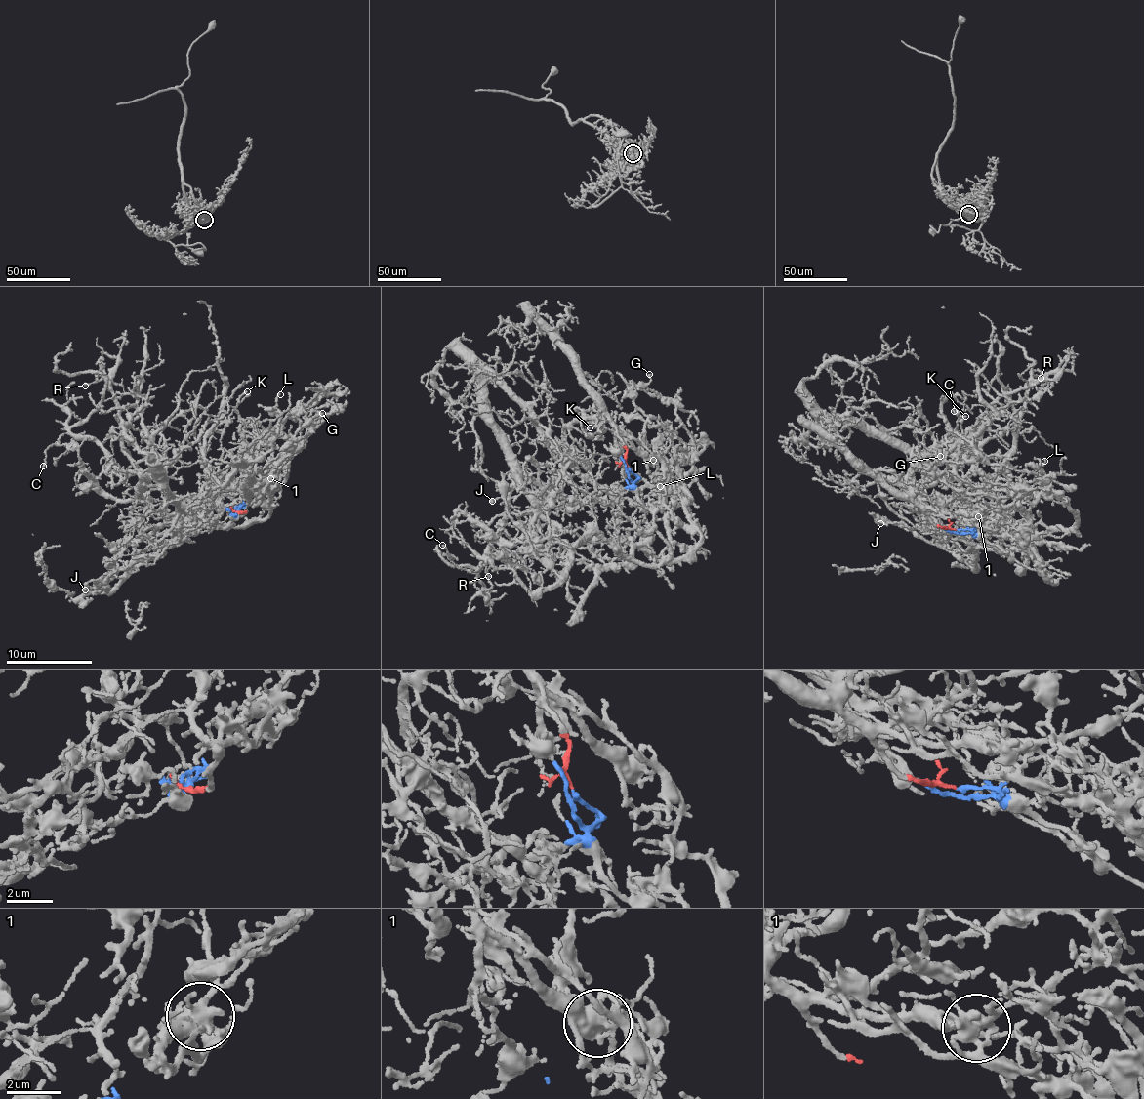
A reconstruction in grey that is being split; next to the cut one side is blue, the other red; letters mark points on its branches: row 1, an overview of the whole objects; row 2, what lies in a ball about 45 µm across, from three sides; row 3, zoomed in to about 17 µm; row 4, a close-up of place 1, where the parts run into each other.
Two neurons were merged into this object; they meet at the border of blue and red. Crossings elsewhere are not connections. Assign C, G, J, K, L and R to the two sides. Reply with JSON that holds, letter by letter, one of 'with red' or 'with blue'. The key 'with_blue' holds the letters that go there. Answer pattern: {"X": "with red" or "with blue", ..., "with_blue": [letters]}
{"C": "with red", "G": "with blue", "J": "with blue", "K": "with red", "L": "with blue", "R": "with red", "with_blue": ["G", "J", "L"]}

